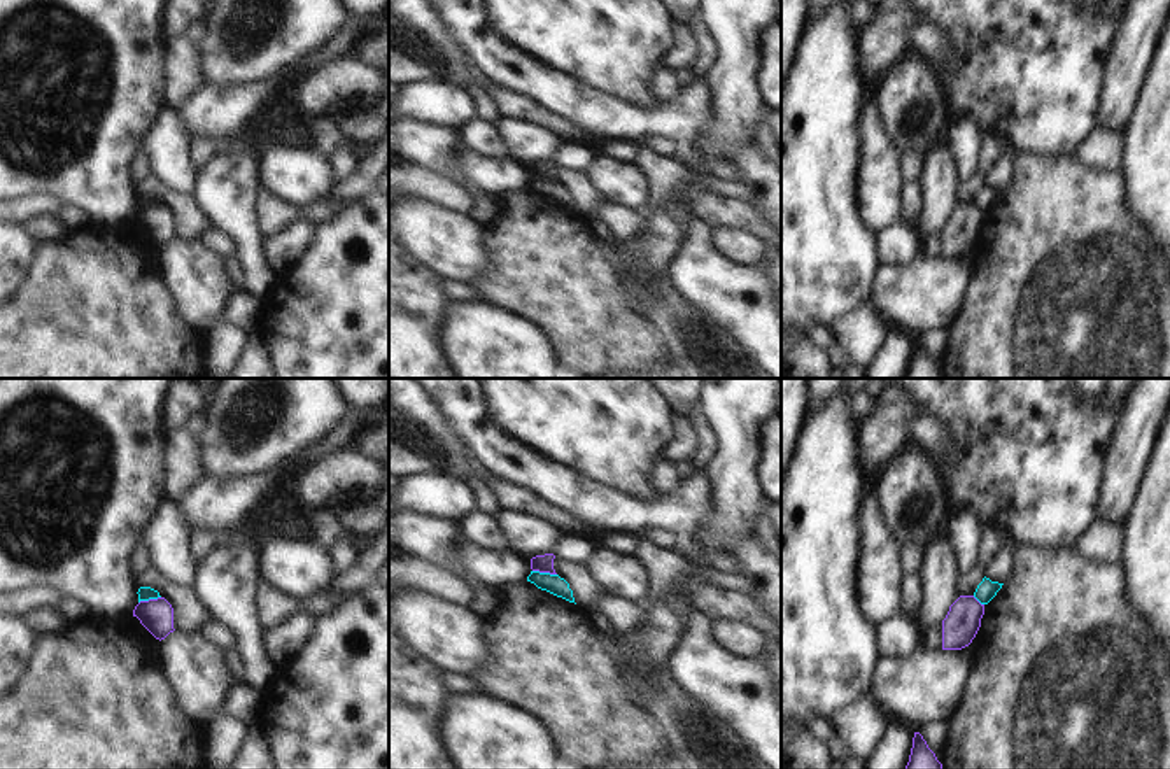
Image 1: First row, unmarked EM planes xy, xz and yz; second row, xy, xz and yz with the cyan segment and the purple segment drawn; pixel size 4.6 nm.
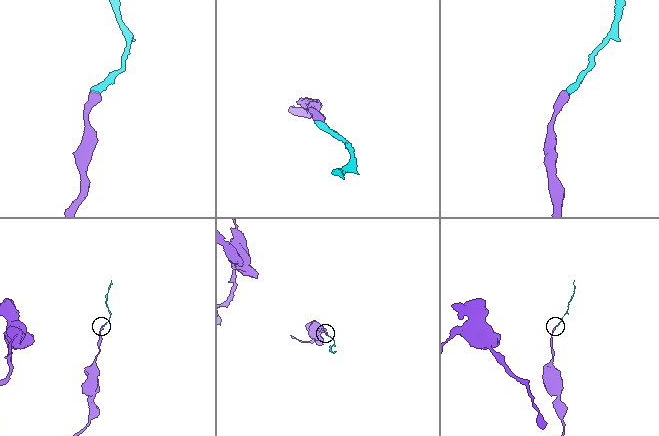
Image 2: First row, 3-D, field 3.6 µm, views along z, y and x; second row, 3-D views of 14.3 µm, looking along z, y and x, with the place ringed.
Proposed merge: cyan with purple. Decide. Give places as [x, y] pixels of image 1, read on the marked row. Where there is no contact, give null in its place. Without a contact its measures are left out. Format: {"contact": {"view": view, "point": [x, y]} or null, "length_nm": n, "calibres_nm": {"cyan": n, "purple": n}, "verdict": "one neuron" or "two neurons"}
{"contact": {"view": "xz", "point": [545, 573]}, "length_nm": 110, "calibres_nm": {"cyan": 90, "purple": 80}, "verdict": "two neurons"}

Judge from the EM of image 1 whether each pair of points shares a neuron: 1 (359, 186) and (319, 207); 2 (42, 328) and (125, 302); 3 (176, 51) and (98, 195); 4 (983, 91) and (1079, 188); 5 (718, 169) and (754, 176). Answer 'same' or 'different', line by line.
1: different
2: same
3: different
4: different
5: different

